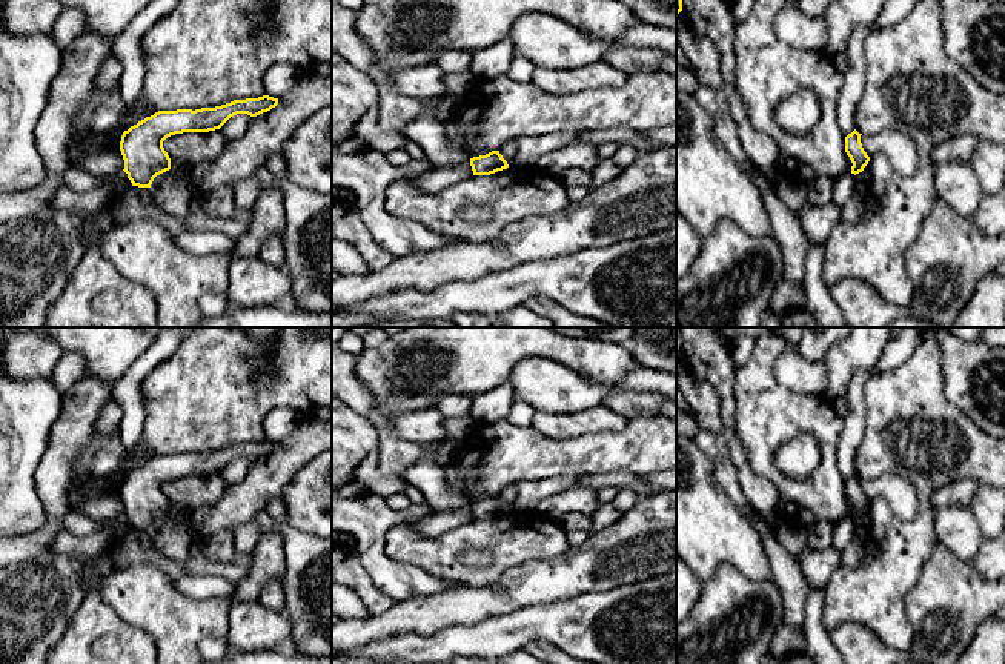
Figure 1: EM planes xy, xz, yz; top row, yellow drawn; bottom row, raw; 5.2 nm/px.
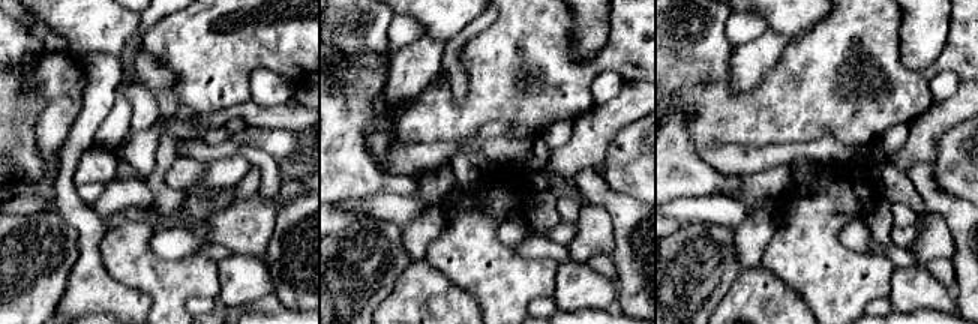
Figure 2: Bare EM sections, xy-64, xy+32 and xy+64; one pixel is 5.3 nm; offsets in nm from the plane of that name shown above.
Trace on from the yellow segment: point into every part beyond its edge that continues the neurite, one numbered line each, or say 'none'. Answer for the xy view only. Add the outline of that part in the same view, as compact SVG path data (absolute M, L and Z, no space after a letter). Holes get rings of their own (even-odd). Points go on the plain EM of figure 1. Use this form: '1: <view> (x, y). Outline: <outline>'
none

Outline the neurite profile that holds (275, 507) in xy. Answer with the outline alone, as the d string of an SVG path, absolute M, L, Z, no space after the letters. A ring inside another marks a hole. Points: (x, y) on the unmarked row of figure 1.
M283 495L270 498L266 503L264 509L266 509L267 515L274 521L277 521L278 524L283 524L283 526L289 526L287 524L287 513L286 513L286 504L284 504Z

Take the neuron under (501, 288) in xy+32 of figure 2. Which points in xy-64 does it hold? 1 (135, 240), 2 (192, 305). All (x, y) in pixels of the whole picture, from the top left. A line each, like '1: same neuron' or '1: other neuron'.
1: same neuron
2: other neuron

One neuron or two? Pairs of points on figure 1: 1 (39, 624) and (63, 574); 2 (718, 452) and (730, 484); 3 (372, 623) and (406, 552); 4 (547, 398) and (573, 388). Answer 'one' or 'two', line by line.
1: one
2: one
3: two
4: one

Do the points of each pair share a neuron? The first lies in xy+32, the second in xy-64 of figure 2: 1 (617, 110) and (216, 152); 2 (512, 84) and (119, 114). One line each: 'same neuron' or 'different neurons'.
1: different neurons
2: different neurons

